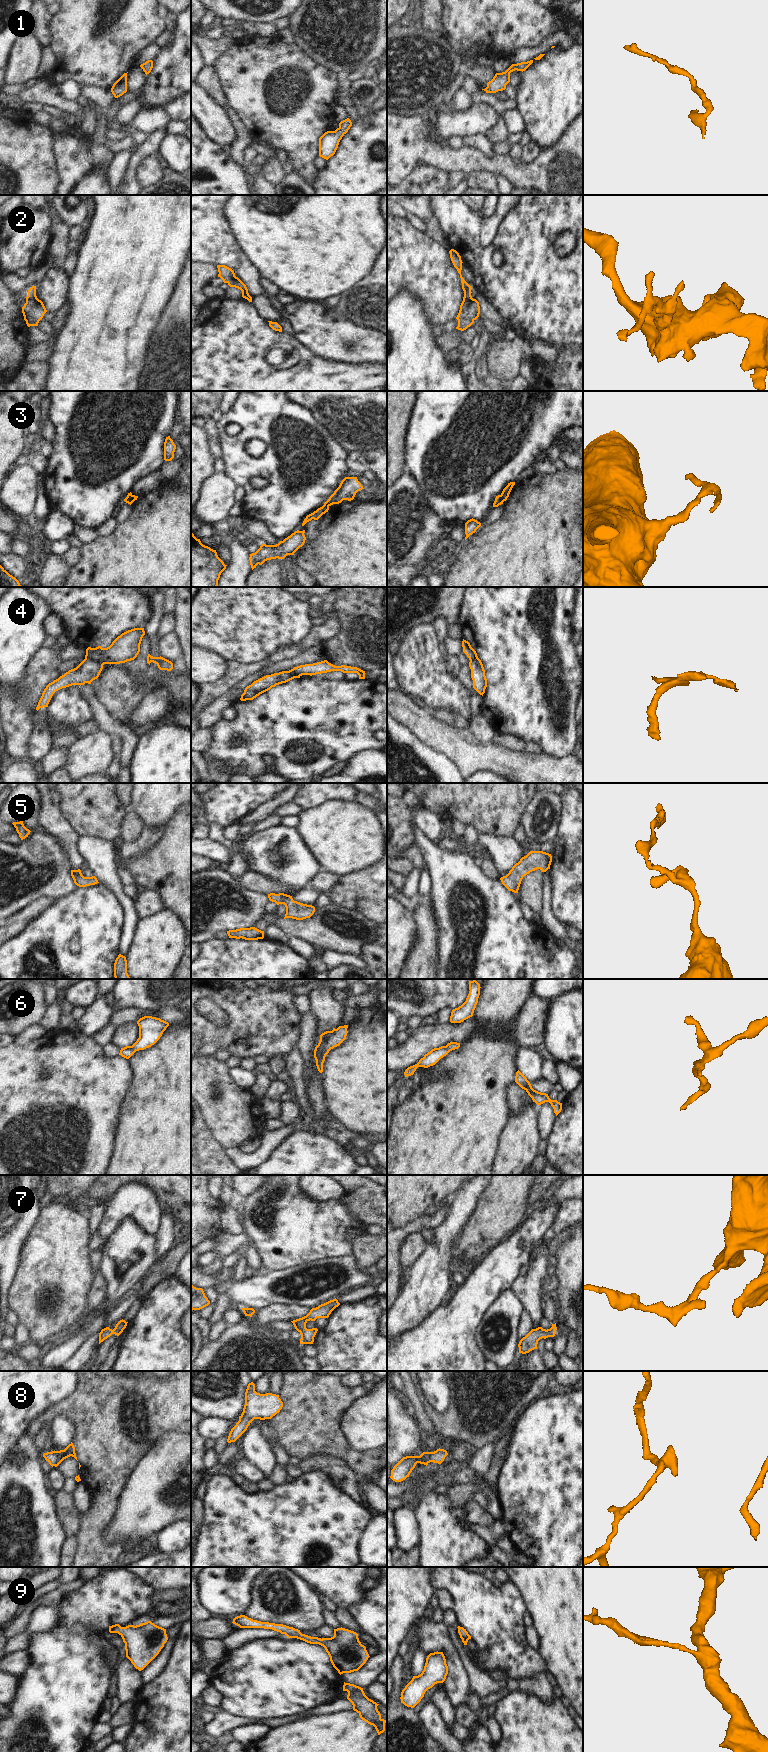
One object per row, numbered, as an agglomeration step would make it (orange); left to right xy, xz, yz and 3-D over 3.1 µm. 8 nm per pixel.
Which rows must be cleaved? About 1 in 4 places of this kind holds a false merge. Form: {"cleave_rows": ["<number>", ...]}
{"cleave_rows": ["3", "4"]}

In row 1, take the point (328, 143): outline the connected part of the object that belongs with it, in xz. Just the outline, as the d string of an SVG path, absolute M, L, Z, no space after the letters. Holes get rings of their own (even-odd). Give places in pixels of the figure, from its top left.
M349 118L341 121L335 131L327 131L319 138L319 156L328 160L338 148L342 137L348 132L352 122Z

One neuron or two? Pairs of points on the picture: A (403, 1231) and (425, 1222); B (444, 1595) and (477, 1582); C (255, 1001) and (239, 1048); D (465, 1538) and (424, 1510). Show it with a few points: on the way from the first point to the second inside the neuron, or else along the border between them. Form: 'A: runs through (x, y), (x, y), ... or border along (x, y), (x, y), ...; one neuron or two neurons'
A: runs through (408, 1227), (420, 1222); one neuron
B: border along (437, 1589), (444, 1588), (450, 1594), (452, 1608); two neurons
C: runs through (255, 1016), (253, 1045); one neuron
D: runs through (455, 1535), (434, 1514); one neuron

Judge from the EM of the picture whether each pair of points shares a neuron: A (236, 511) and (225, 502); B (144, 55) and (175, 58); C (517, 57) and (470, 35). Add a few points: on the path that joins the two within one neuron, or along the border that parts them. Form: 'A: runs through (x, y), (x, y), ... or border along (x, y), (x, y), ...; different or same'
A: border along (234, 502), (228, 512), (228, 516); different
B: border along (161, 49), (152, 60); different
C: border along (534, 46), (518, 46), (510, 57); different

